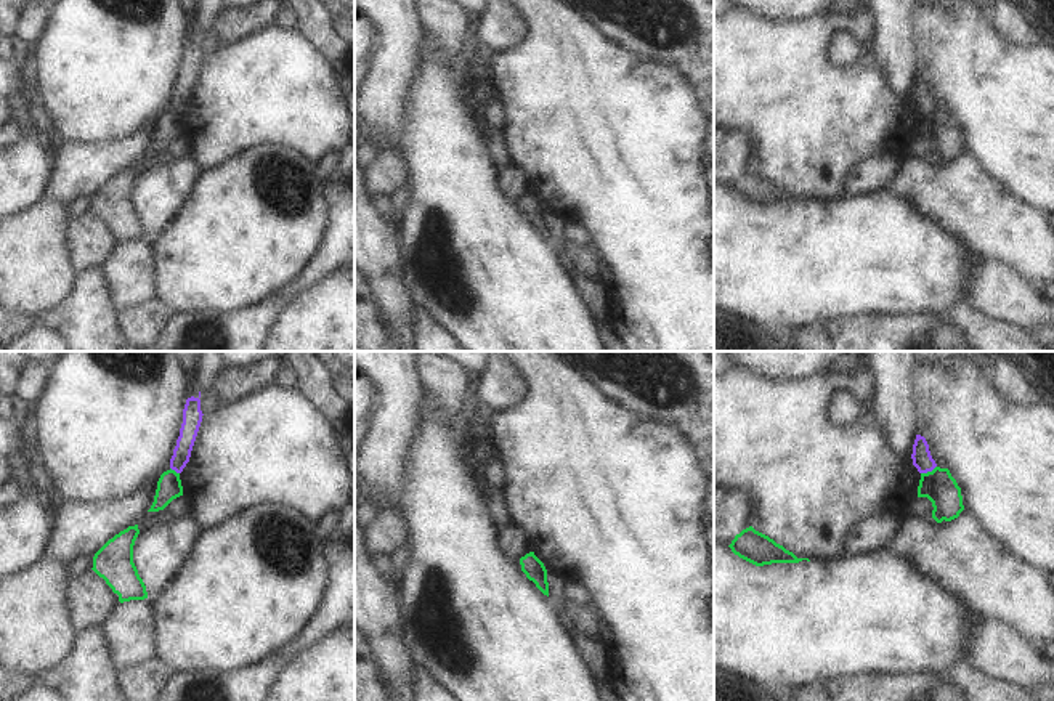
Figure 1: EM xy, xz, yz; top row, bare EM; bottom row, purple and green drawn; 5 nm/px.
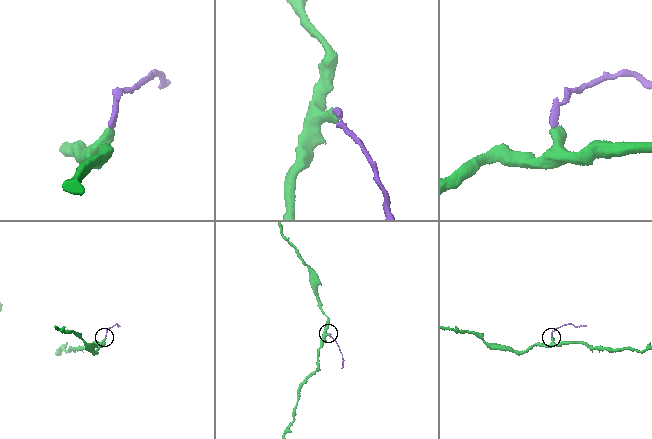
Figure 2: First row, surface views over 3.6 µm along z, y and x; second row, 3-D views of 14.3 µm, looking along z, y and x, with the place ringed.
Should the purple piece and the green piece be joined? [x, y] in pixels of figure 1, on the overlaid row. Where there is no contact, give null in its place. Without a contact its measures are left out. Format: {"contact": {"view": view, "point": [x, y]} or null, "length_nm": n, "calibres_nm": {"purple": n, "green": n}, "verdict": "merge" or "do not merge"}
{"contact": {"view": "yz", "point": [928, 470]}, "length_nm": 90, "calibres_nm": {"purple": 100, "green": 170}, "verdict": "do not merge"}

